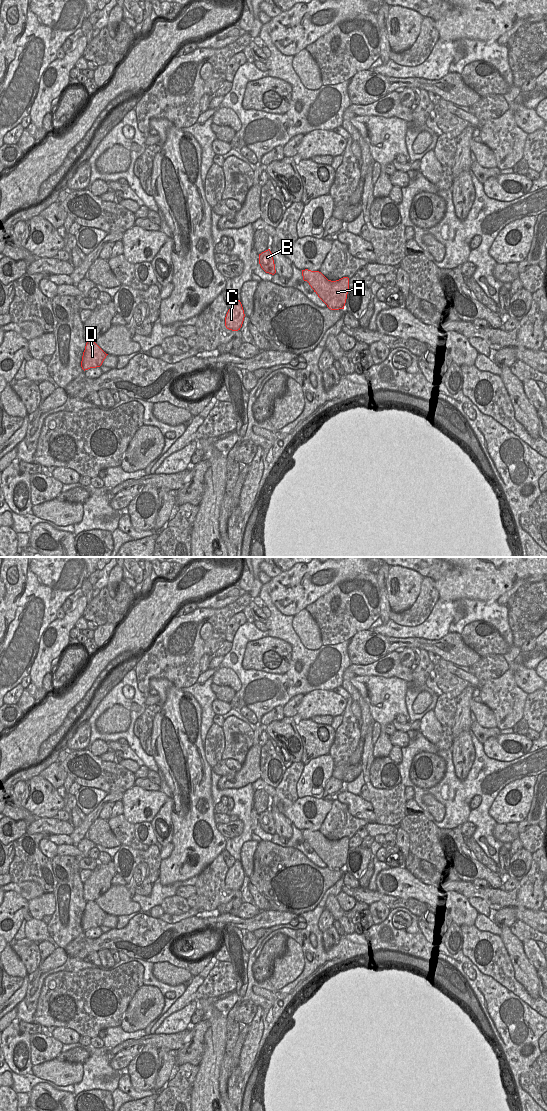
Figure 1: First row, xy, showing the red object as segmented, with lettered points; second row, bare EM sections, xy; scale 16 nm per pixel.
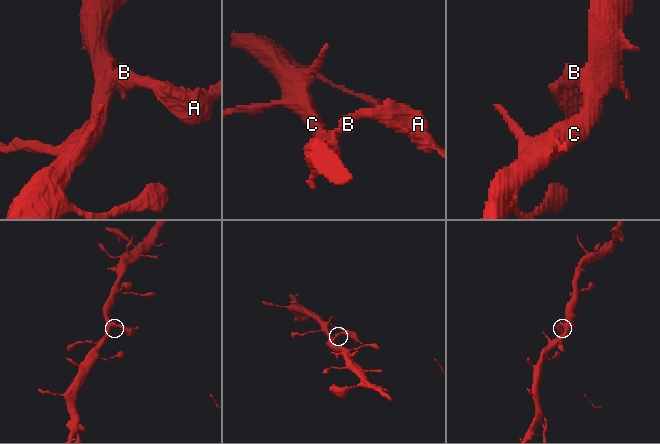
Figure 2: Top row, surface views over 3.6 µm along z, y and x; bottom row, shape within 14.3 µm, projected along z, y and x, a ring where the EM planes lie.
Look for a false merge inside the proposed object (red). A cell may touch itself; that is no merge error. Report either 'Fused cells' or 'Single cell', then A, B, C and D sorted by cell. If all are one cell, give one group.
Single cell. Groups: A B C D

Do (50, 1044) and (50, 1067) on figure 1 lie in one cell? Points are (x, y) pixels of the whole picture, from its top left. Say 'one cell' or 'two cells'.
two cells

